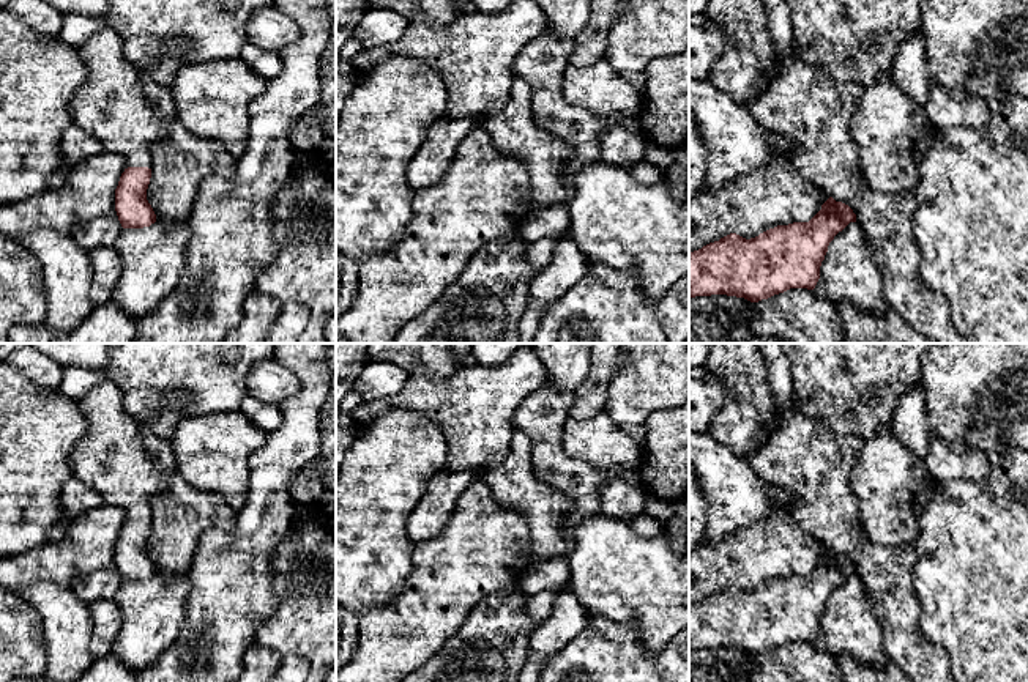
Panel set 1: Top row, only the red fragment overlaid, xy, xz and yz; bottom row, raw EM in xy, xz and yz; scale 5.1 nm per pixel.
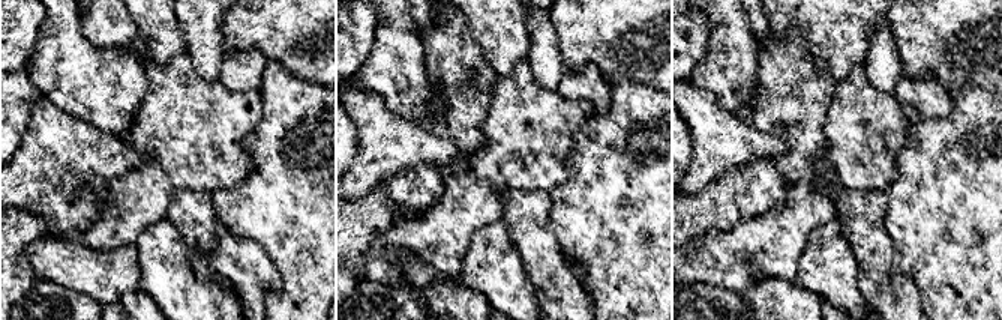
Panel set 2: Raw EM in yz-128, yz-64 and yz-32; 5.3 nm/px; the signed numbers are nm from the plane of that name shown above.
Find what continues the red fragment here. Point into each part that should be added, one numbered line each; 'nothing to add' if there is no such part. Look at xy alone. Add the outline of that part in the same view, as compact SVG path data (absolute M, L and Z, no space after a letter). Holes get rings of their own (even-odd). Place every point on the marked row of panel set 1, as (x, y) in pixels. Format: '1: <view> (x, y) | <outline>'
1: xy (111, 104) | M106 25L76 50L88 68L88 77L71 101L73 124L95 135L106 153L120 154L126 161L126 169L151 169L153 148L169 135L170 123L147 101L142 77L126 58L121 36Z

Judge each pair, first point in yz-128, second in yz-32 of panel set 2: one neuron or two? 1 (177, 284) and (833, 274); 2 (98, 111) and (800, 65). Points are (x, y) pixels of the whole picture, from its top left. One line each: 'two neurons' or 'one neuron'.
1: one neuron
2: two neurons

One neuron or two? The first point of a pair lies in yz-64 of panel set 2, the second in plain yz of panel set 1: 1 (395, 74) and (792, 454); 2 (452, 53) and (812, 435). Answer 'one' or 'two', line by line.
1: two
2: one

